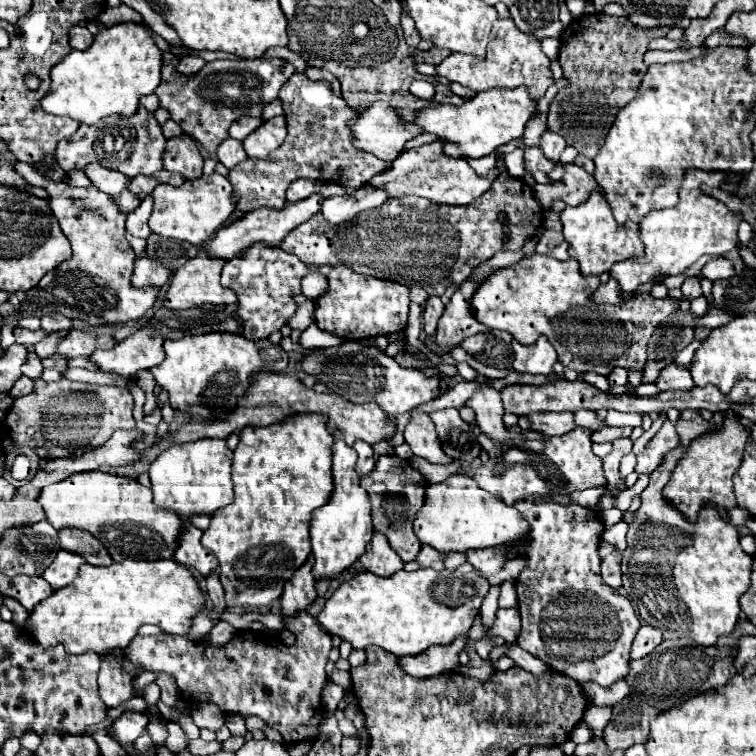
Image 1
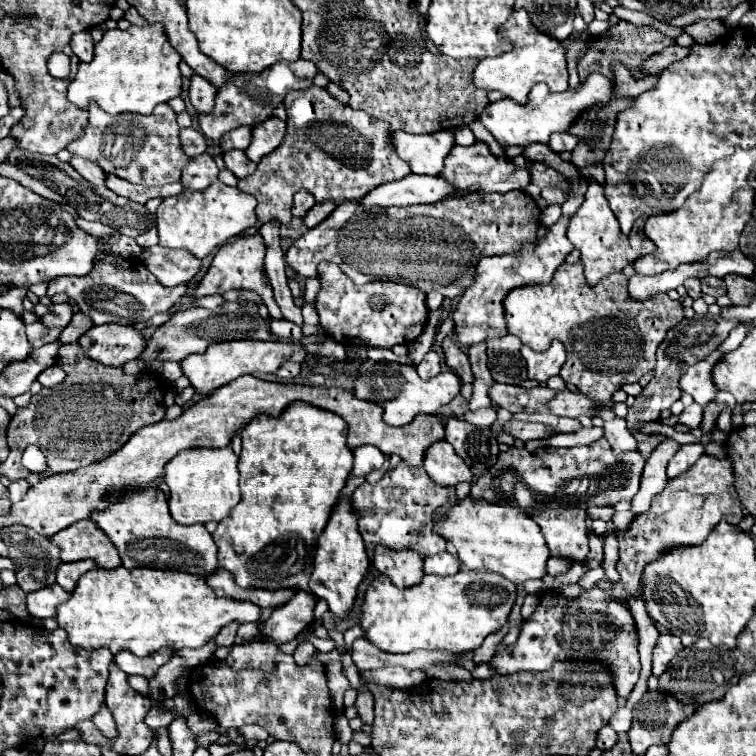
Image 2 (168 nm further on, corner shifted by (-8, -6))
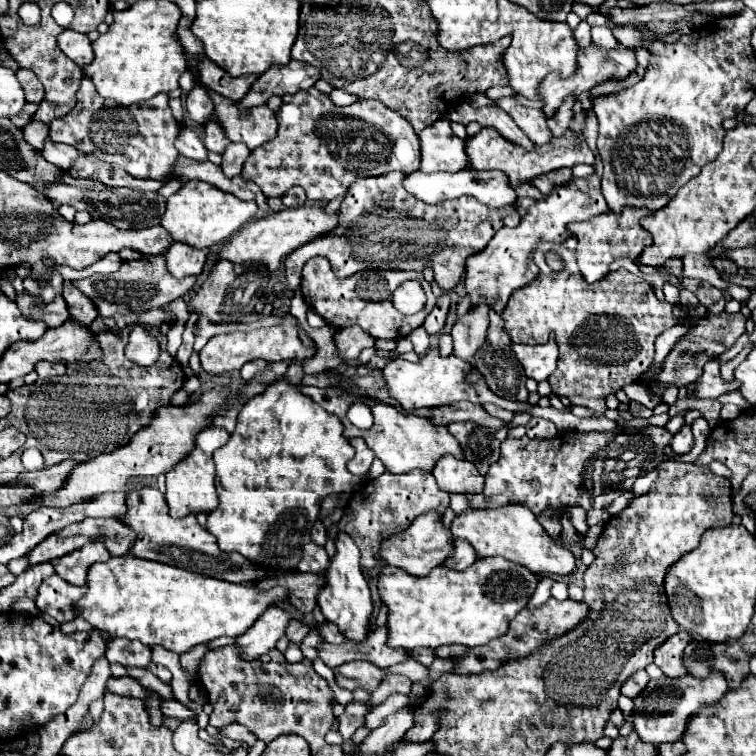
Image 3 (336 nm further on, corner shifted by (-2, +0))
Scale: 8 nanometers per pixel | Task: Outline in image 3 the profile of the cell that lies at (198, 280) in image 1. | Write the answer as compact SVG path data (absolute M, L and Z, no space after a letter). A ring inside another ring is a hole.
M302 205L296 209L284 209L284 211L270 211L250 223L246 223L220 251L218 259L228 259L234 263L250 263L258 261L266 265L270 271L276 271L282 263L282 257L288 257L294 249L306 245L308 241L314 241L318 237L330 235L338 227L338 213L328 215L320 205Z

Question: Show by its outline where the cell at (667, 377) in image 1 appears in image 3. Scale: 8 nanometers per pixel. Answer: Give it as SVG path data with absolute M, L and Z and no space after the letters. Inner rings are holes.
M718 359L706 363L706 369L704 369L702 377L696 381L696 385L698 385L698 389L694 393L700 399L718 399L724 393L730 393L730 391L738 391L740 389L740 383L738 381L724 381L720 377Z

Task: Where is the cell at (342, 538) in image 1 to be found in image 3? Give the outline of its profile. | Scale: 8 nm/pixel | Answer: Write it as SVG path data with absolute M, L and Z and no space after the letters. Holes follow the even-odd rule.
M342 533L336 541L336 557L330 561L330 569L326 573L326 585L318 593L318 605L326 621L334 623L340 633L352 641L352 643L362 643L366 641L370 629L370 617L372 617L372 599L370 599L370 589L368 583L360 571L360 551L356 543L352 541L350 535Z

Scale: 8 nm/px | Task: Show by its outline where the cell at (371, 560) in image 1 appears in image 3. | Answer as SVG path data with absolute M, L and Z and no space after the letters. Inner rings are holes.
M428 511L424 513L422 517L418 517L414 521L414 525L410 525L408 531L404 531L402 535L396 535L396 537L390 537L382 543L382 549L380 549L380 557L388 563L388 565L394 565L394 567L400 567L400 569L408 569L408 573L414 573L414 575L426 575L430 573L434 567L442 565L448 557L452 557L454 553L454 535L450 529L446 529L442 525L442 513L438 511Z

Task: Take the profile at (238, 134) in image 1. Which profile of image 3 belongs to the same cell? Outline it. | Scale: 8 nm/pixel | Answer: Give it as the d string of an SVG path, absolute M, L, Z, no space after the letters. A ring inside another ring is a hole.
M210 121L206 125L206 137L204 137L204 145L208 151L214 151L214 153L224 153L224 149L228 147L230 141L226 141L222 137L222 129L218 129L218 123L216 121Z

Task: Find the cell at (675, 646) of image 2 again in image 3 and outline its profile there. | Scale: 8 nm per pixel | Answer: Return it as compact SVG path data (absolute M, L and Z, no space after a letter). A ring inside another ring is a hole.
M678 631L672 635L666 643L662 643L654 653L654 663L664 671L668 677L682 677L688 675L688 669L684 665L684 649L690 645L694 637L686 631Z

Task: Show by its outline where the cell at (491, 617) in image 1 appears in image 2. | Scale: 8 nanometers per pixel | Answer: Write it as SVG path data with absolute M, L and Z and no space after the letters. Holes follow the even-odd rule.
M468 495L448 511L440 509L434 513L434 531L456 547L466 569L494 571L516 585L528 579L542 579L546 575L546 561L550 553L540 527L532 521L526 509L494 505Z

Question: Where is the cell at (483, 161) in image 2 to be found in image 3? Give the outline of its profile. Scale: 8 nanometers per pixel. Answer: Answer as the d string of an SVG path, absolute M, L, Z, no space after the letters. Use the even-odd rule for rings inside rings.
M482 129L478 135L470 137L466 143L466 153L470 153L470 169L474 171L486 171L486 169L500 169L510 177L510 185L518 187L524 181L532 181L532 177L538 177L542 173L560 169L560 167L574 167L578 163L594 165L594 153L588 147L584 135L574 133L572 129L566 131L562 137L550 137L548 143L536 145L532 151L504 139L496 129Z

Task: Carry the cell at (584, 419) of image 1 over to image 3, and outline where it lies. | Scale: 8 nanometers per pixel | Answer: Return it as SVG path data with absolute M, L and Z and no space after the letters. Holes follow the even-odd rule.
M532 417L532 421L526 425L528 437L530 439L552 439L558 435L558 429L552 421L540 419L540 417Z

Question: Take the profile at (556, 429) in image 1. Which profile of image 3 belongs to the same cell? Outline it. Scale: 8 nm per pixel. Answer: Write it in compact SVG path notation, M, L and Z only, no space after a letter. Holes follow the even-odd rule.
M458 403L458 405L448 405L442 409L434 409L430 415L430 421L434 425L450 425L450 423L464 423L464 421L472 421L490 429L500 429L504 425L504 421L498 421L496 417L488 415L484 411L482 405L474 405L474 403Z

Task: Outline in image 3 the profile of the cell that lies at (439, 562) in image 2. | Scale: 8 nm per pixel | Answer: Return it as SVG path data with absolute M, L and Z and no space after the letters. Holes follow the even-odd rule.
M454 539L454 557L450 557L450 561L446 561L444 565L450 565L450 569L466 569L476 559L478 559L478 553L474 551L474 547L470 547L468 541Z

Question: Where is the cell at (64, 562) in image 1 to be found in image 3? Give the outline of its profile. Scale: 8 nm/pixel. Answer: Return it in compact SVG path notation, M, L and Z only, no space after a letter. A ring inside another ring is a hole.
M96 541L96 543L88 543L64 557L58 557L52 561L52 565L56 567L56 573L64 579L70 581L72 585L84 585L86 583L86 573L90 569L90 565L98 563L98 561L108 561L112 555L110 551L104 547L104 543Z

